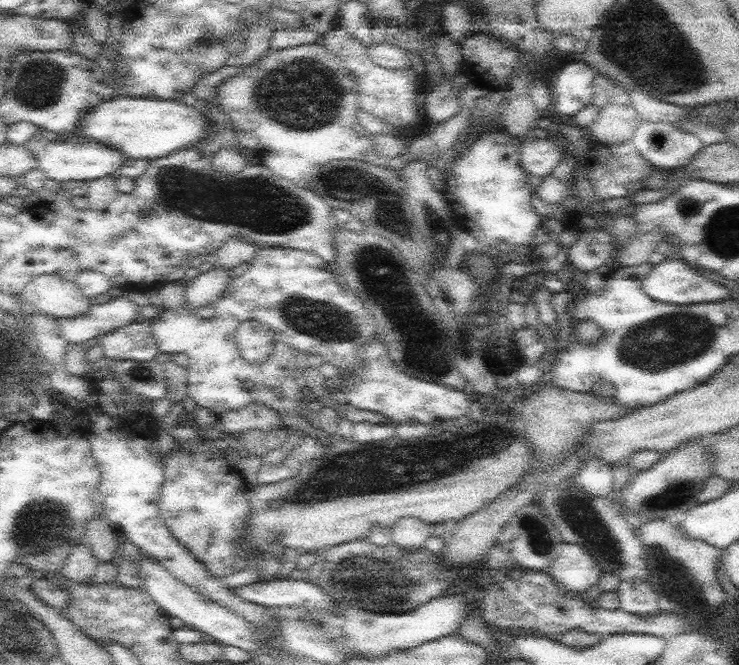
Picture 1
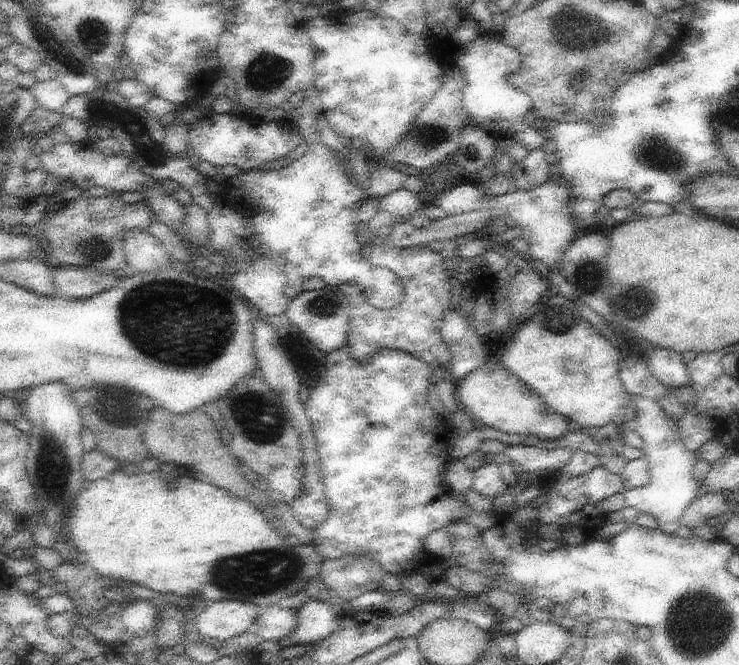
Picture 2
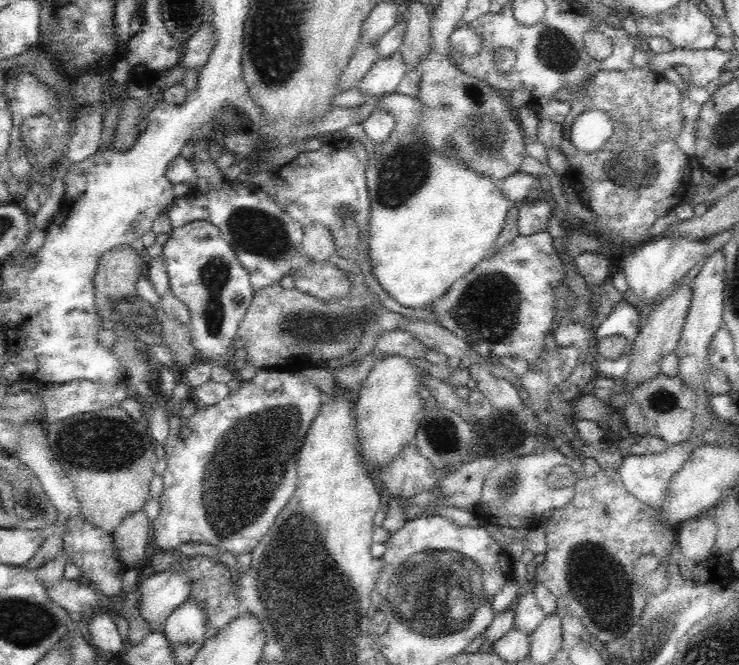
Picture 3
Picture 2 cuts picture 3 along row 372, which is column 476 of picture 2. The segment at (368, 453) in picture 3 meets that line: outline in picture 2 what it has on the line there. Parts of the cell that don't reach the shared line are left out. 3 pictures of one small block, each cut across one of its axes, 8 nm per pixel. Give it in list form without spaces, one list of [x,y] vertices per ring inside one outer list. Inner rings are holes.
[[[493,356],[455,385],[459,405],[474,419],[480,419],[485,426],[506,434],[536,434],[545,440],[557,439],[569,432],[569,420],[550,408],[534,388],[520,380]]]

